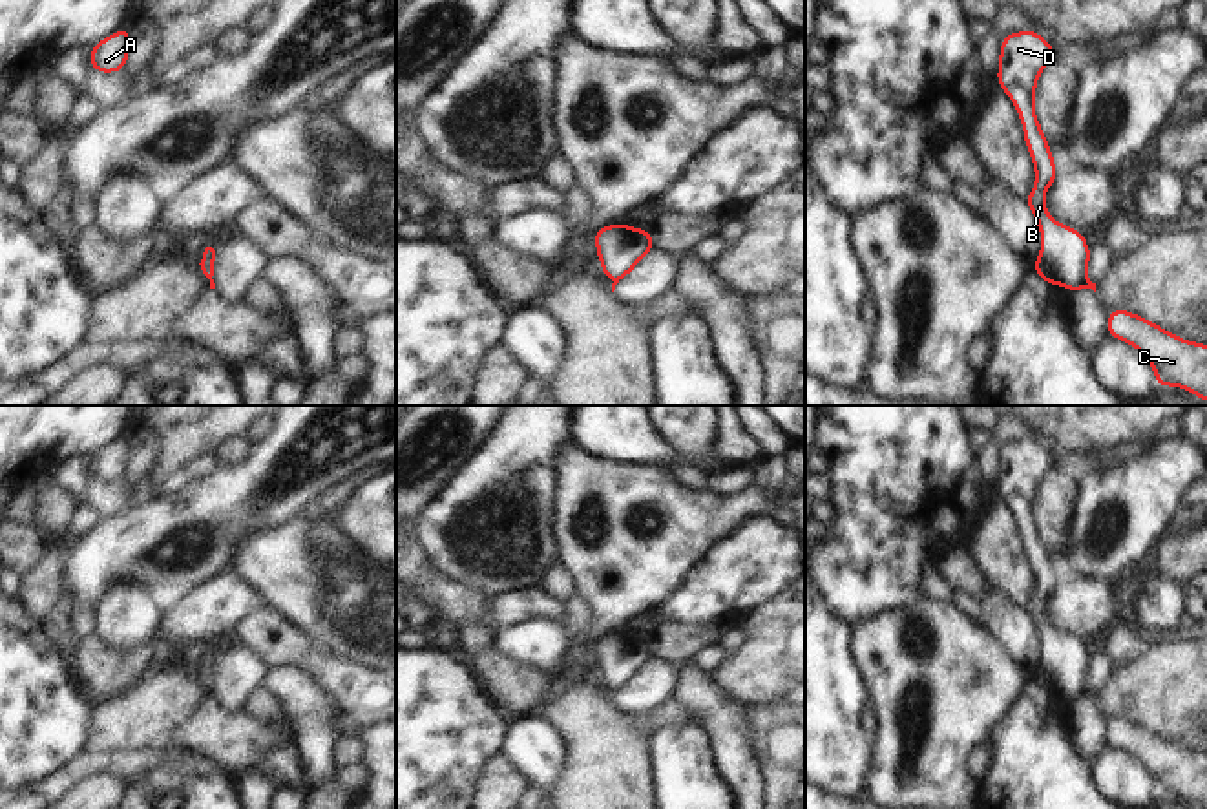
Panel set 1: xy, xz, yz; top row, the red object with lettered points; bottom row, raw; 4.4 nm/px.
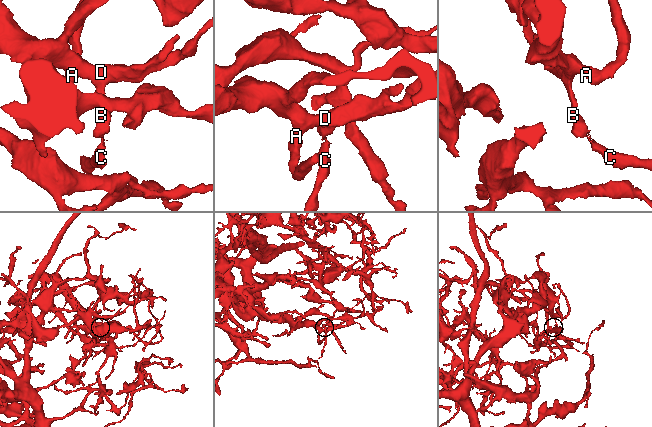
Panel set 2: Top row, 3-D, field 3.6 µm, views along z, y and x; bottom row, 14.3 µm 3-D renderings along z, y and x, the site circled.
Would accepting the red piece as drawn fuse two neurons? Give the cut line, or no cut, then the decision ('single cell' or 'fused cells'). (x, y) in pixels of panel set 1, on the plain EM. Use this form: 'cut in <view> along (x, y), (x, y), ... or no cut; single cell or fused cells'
cut in yz along (1087, 689), (1081, 696); fused cells

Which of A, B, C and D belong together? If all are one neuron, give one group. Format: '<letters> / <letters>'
A B D / C

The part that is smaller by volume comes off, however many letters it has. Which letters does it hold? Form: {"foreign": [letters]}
{"foreign": ["C"]}

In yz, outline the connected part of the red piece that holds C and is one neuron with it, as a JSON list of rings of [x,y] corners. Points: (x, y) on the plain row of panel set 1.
[[[1107,720],[1108,745],[1141,760],[1156,783],[1156,796],[1176,794],[1207,809],[1207,754],[1176,743],[1128,720]]]

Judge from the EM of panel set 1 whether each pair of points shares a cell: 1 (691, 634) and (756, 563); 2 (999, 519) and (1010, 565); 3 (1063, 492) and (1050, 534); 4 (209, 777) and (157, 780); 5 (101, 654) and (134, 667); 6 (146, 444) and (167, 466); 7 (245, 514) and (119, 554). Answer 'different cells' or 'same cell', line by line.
1: different cells
2: same cell
3: same cell
4: same cell
5: same cell
6: different cells
7: same cell

